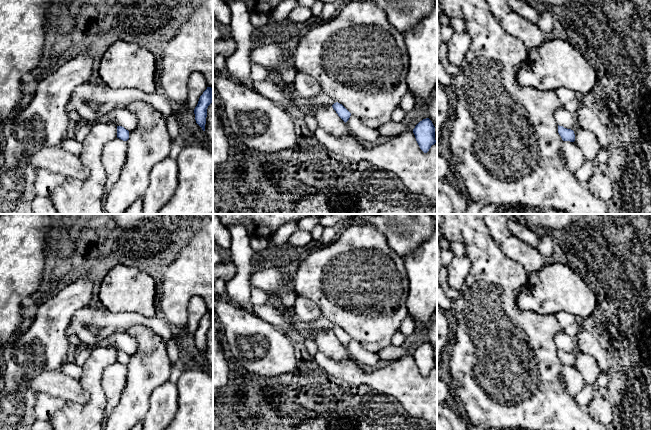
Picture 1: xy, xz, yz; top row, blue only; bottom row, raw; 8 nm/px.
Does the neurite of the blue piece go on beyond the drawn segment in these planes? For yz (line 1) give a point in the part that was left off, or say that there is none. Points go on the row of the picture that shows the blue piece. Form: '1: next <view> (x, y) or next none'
1: next none

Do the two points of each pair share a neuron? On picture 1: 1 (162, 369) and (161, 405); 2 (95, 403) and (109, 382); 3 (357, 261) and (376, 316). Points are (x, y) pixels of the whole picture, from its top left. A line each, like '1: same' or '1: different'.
1: different
2: different
3: same

